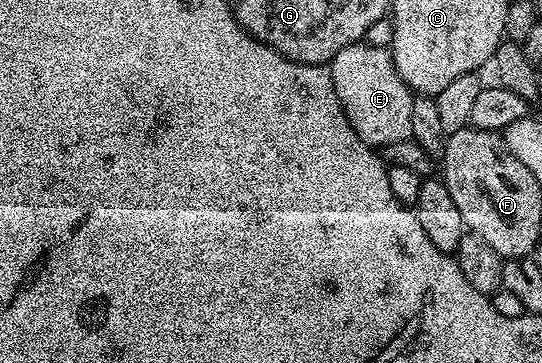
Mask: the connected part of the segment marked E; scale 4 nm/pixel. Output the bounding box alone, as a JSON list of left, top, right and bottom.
[329,41,415,148]

